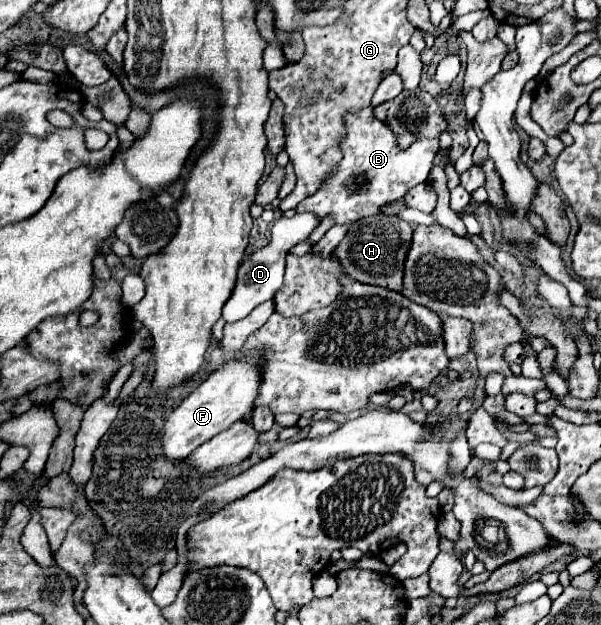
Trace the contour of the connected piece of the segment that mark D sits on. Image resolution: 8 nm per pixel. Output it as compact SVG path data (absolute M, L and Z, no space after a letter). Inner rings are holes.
M300 213L294 215L292 219L280 217L276 219L276 223L270 229L270 243L266 247L260 247L252 253L248 253L238 269L238 279L236 279L236 287L230 295L230 299L226 301L224 309L222 309L222 317L224 321L232 323L232 321L240 321L244 319L254 307L258 307L260 303L268 301L274 297L274 293L282 287L282 277L284 277L284 259L286 253L290 251L292 245L296 245L298 241L304 241L312 231L316 229L316 217L312 217L310 213Z

